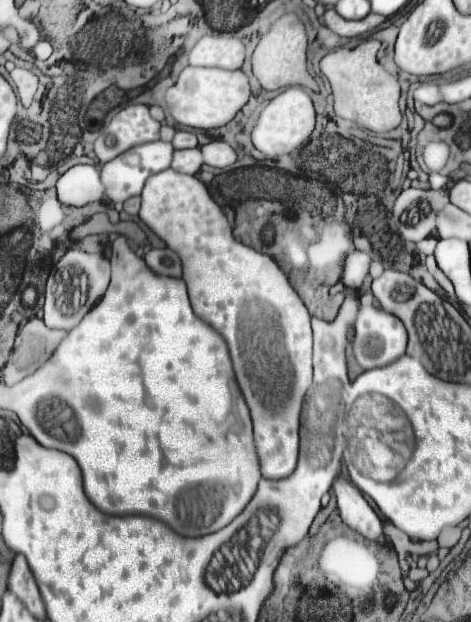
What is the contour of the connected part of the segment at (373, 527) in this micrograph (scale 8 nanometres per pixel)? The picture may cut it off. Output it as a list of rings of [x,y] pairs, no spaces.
[[[338,477],[332,489],[338,501],[338,511],[342,521],[360,535],[364,535],[366,539],[376,541],[382,535],[382,521],[374,513],[374,509],[366,503],[358,487],[346,481],[344,477]]]

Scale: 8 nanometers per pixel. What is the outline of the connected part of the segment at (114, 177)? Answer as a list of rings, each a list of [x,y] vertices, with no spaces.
[[[152,141],[152,143],[144,143],[144,145],[138,145],[138,147],[132,147],[130,151],[118,155],[116,159],[104,163],[100,167],[100,179],[106,187],[106,195],[112,203],[124,203],[126,199],[134,197],[134,195],[140,195],[142,193],[142,187],[146,183],[146,179],[154,173],[160,173],[164,169],[170,167],[170,161],[172,161],[172,153],[174,153],[174,147],[166,141]]]

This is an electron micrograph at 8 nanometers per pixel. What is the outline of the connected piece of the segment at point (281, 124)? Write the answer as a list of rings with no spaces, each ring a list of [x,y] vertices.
[[[288,87],[286,91],[278,93],[260,113],[258,117],[258,123],[256,127],[252,129],[252,145],[264,153],[264,155],[270,155],[270,157],[276,157],[276,155],[286,155],[286,153],[292,153],[294,149],[302,147],[308,143],[312,131],[314,131],[314,105],[312,105],[312,99],[308,97],[306,93],[306,99],[308,101],[308,109],[304,109],[304,101],[302,101],[302,93],[306,93],[302,87]]]

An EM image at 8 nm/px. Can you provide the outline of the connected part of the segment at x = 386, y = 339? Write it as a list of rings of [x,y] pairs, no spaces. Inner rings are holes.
[[[360,307],[358,319],[356,319],[356,335],[352,341],[354,347],[354,357],[364,369],[374,369],[374,367],[384,367],[390,365],[392,361],[400,359],[406,353],[406,343],[408,343],[408,333],[400,321],[376,307]]]

